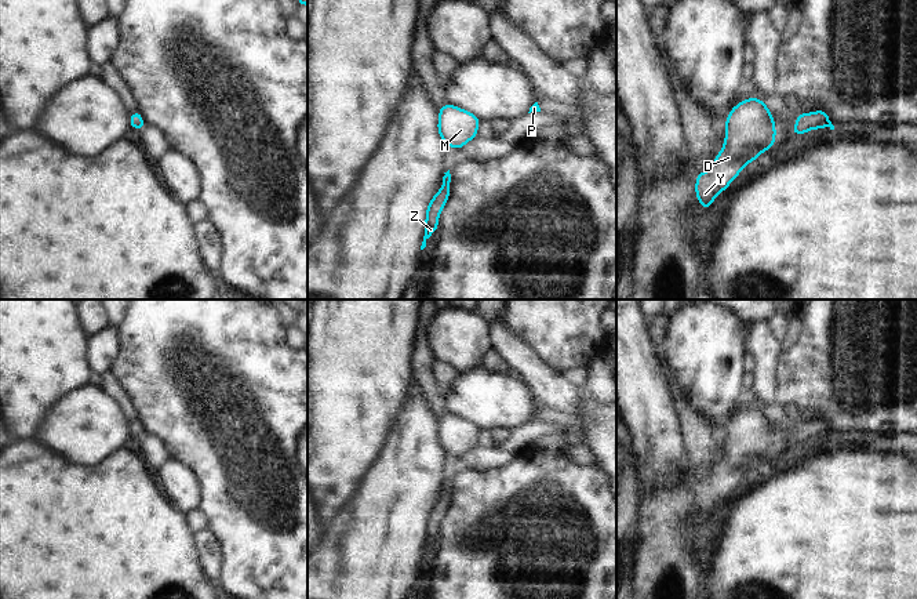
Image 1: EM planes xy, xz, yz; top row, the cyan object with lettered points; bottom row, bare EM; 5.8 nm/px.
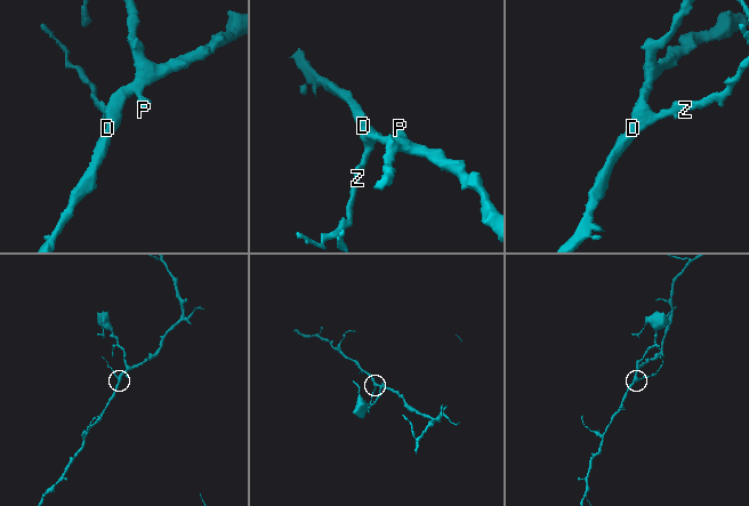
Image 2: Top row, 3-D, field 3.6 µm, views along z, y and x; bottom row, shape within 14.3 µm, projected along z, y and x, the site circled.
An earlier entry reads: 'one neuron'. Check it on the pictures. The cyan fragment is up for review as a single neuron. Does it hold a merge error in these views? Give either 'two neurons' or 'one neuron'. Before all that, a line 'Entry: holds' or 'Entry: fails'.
Entry: holds
one neuron

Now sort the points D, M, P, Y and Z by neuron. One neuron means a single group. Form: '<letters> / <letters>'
D M P Y Z

